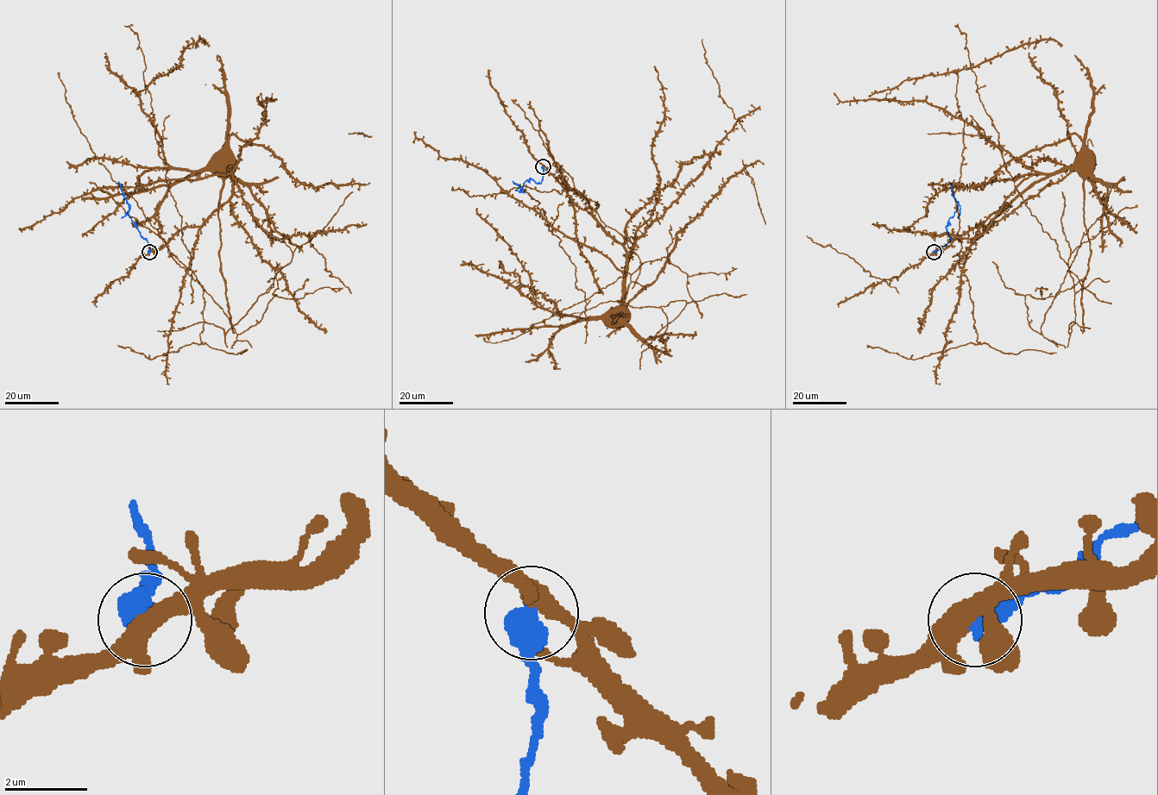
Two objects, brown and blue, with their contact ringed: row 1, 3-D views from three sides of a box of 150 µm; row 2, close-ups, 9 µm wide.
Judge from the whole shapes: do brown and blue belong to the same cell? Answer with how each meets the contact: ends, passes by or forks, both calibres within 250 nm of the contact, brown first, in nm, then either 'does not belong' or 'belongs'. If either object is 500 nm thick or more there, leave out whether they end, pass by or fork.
calibres 440 and 600 nm; does not belong

